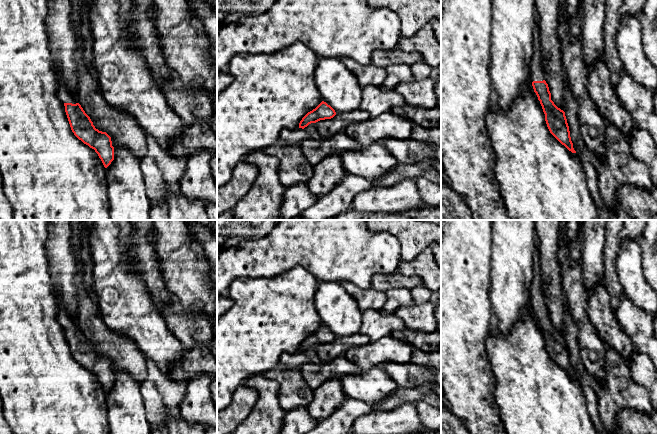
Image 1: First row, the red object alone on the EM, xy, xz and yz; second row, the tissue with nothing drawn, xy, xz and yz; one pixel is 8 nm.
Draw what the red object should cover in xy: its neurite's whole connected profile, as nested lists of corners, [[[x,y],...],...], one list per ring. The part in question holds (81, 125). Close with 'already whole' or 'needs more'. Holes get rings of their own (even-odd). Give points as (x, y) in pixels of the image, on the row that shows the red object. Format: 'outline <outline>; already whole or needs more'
outline [[[65,86],[58,89],[58,97],[65,106],[65,112],[74,135],[84,144],[94,149],[105,168],[114,160],[114,147],[111,137],[99,131],[85,113],[78,99]]]; needs more

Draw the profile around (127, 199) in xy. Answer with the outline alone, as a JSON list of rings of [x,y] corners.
[[[125,145],[114,147],[114,160],[106,168],[110,220],[150,220],[151,202],[146,194],[140,160]]]

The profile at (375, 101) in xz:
[[[368,85],[362,89],[362,100],[359,109],[368,112],[374,118],[405,104],[404,98],[395,90],[384,91],[380,87]]]

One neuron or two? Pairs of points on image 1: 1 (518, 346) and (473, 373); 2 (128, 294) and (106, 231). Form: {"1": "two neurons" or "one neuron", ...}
{"1": "two neurons", "2": "one neuron"}

